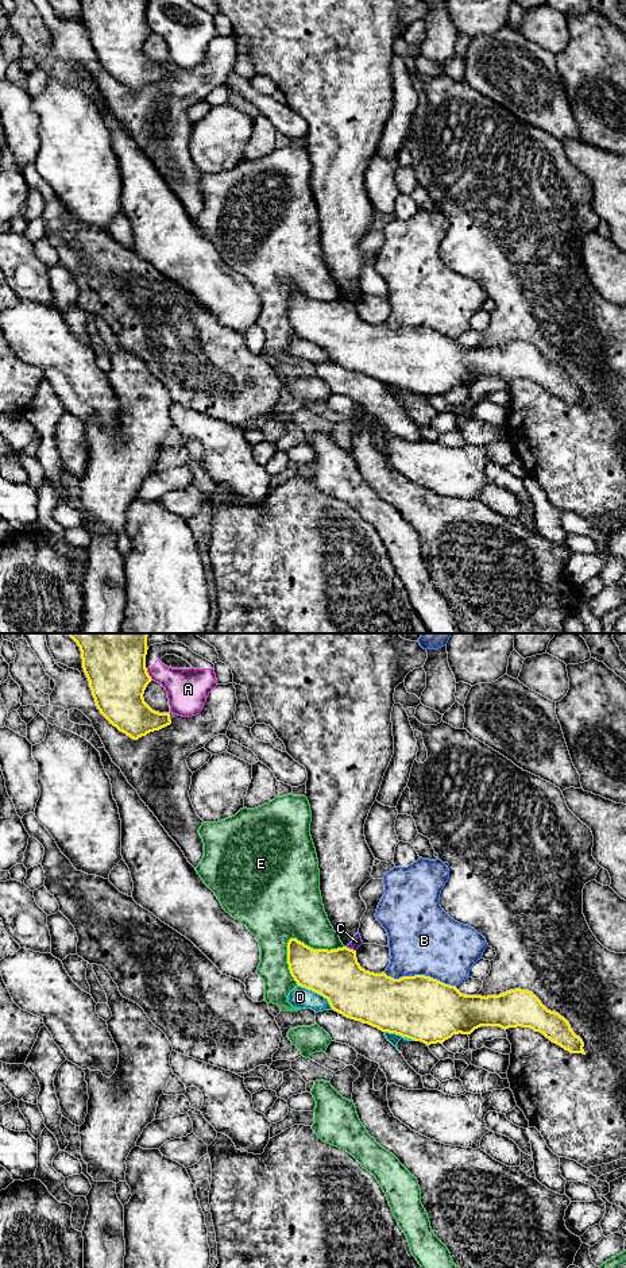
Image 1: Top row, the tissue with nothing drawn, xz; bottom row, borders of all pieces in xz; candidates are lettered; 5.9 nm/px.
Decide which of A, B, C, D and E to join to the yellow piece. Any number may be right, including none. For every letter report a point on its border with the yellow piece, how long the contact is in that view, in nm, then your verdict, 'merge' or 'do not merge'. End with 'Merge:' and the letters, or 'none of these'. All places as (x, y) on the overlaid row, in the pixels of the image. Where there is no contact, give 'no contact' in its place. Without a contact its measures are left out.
A: contact xz (147, 674); length 80 nm; do not merge
B: contact xz (420, 975); length 440 nm; do not merge
C: contact xz (351, 949); length 70 nm; do not merge
D: contact xz (317, 993); length 240 nm; do not merge
E: contact xz (294, 939); length 360 nm; do not merge
Merge: none of these

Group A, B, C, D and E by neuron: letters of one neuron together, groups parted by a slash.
A / B / C / D / E

